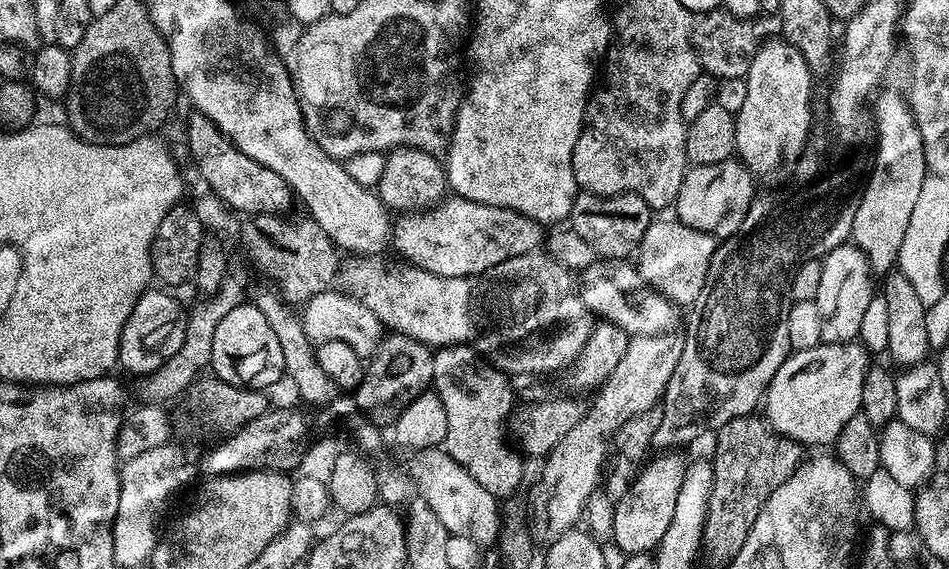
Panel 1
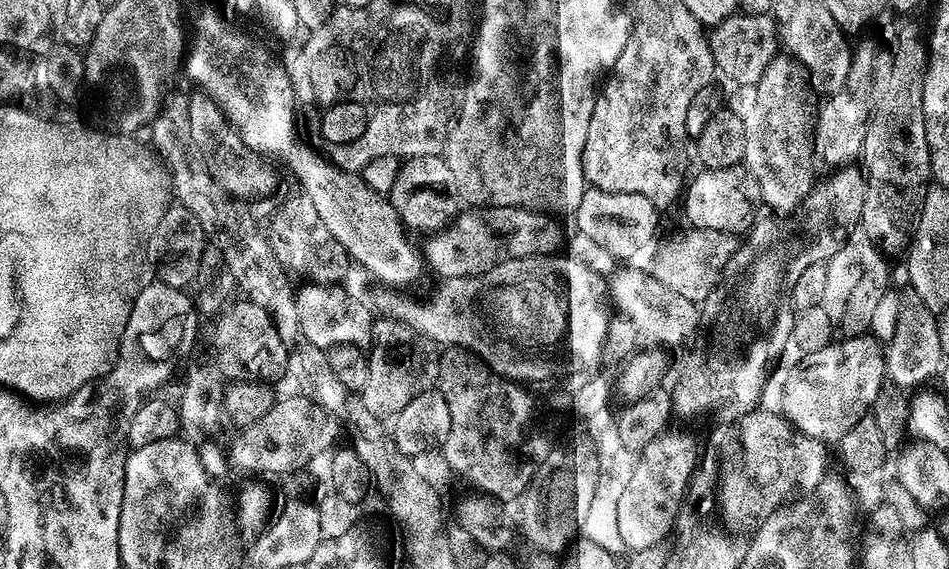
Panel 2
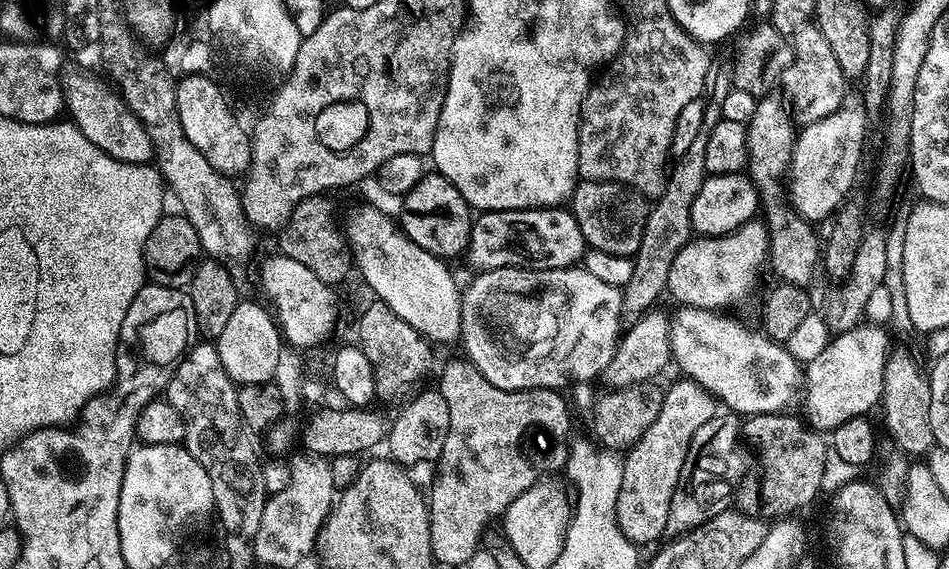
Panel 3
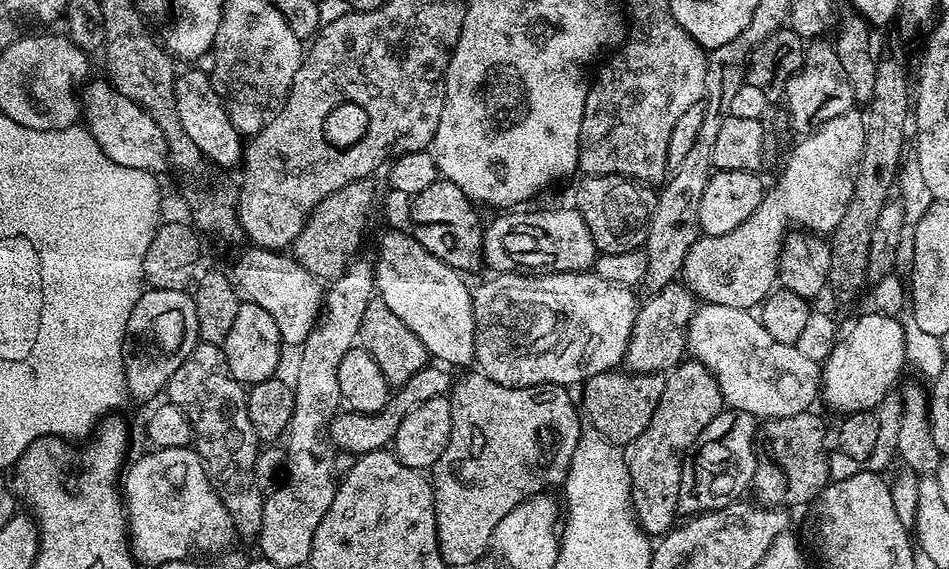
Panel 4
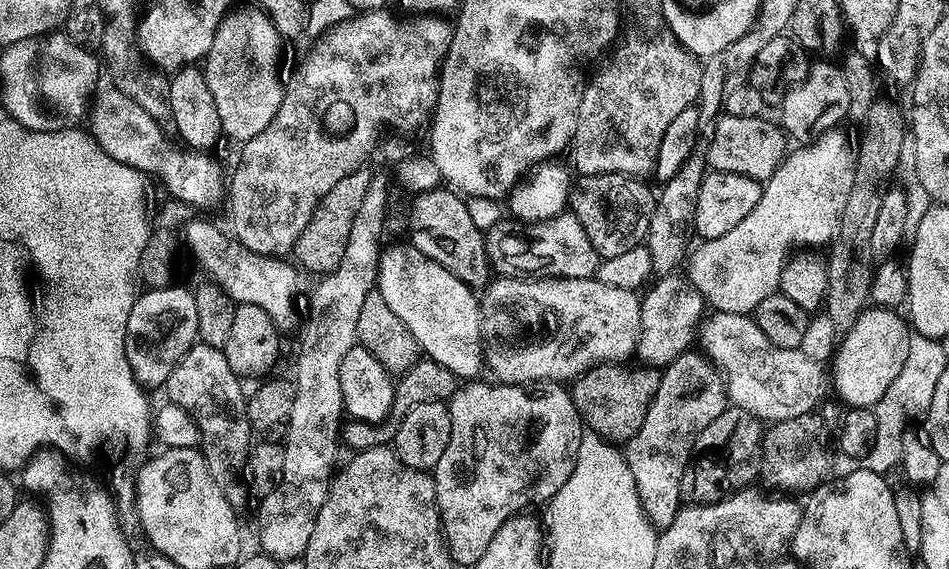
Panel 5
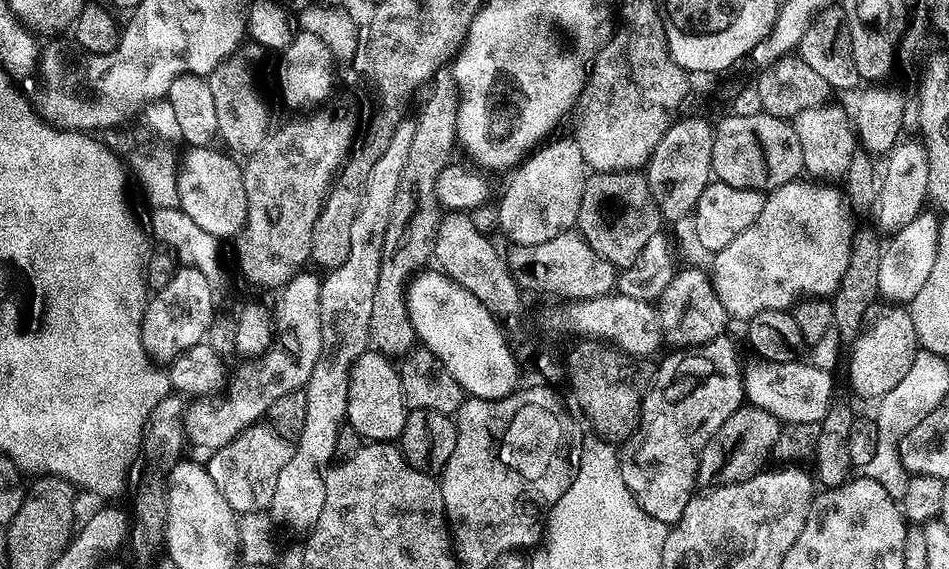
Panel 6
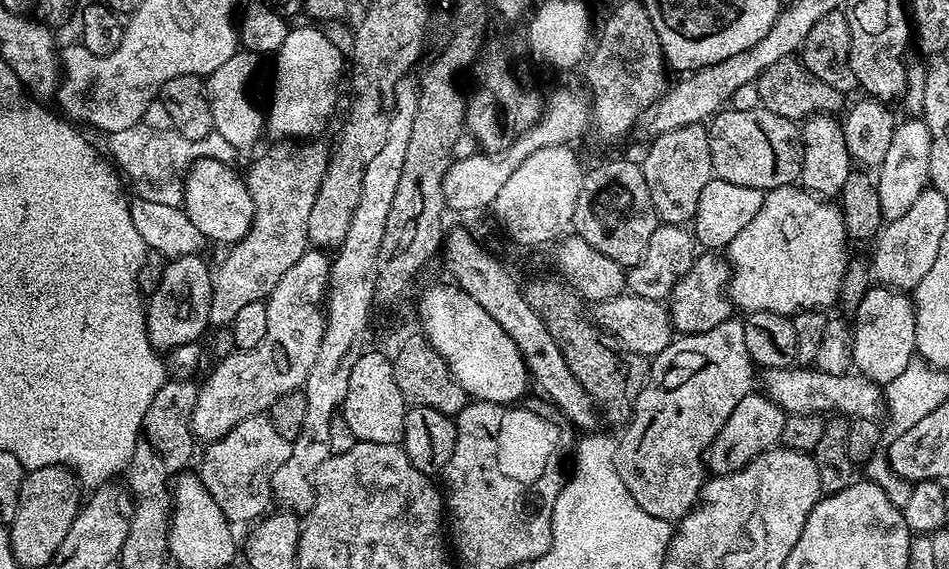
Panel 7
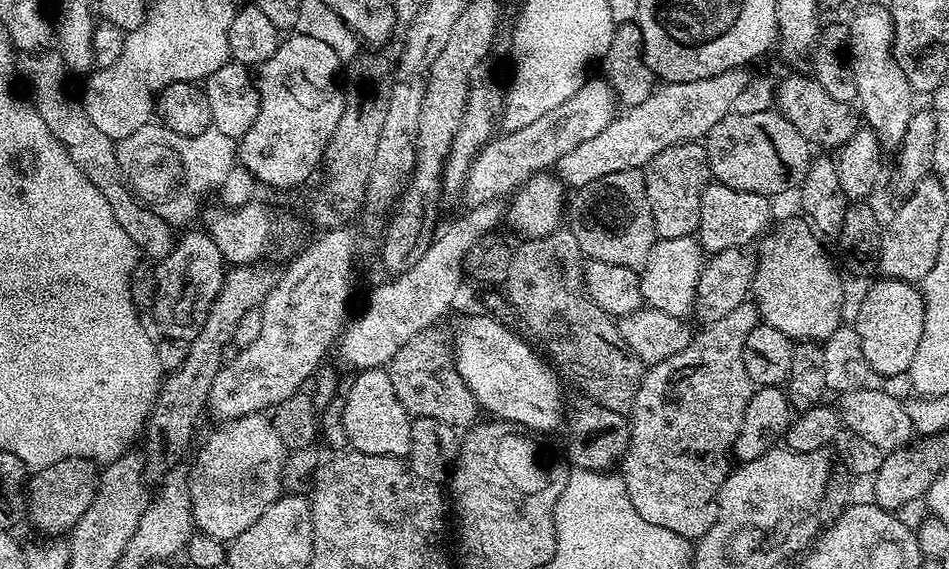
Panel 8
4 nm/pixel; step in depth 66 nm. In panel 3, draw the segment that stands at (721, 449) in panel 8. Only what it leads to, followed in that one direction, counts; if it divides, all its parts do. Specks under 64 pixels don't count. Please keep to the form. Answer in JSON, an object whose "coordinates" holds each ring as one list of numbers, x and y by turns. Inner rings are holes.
{"coordinates":[[680,378,677,384,667,385,662,410,650,430,627,449,622,460,624,477,616,499,616,522,633,544,652,544,665,535,667,511,674,492,681,485,680,475,688,464,688,447,698,426,706,426,706,422,717,415,716,406,718,400,711,392,692,379]]}

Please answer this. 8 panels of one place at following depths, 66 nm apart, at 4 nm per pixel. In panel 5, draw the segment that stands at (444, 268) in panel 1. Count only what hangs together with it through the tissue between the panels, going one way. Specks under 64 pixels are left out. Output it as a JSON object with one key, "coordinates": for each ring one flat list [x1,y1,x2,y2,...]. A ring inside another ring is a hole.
{"coordinates":[[565,210,556,217,551,217,541,223,529,223,525,226,520,222,512,224,496,224,487,229,484,245,488,251,488,262,493,269,497,268,500,276,518,276,521,278,562,278,589,279,595,277,596,267,600,265,601,256,596,253,594,246,590,246,590,238,586,238,586,230,582,230,582,222,573,216,571,211]]}

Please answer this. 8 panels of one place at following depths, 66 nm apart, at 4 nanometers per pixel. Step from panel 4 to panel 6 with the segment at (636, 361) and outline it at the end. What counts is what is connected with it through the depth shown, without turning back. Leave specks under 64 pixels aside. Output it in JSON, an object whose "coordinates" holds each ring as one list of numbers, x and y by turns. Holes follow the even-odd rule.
{"coordinates":[[684,268,673,271,670,282,662,290,655,305,656,321,660,324,660,335,663,343,677,344,684,348,687,344,703,346,714,338,725,335,724,327,730,323,730,317,722,302,718,302,718,294,714,290,709,273,700,268]]}

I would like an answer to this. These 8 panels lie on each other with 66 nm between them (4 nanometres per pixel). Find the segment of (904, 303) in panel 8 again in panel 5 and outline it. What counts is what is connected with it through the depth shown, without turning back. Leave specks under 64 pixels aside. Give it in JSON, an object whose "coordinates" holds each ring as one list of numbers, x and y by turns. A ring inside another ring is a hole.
{"coordinates":[[868,306,854,322,853,328,839,341,834,353,836,392,845,405,856,410,871,409,905,365,912,332,909,321,898,313,886,307]]}

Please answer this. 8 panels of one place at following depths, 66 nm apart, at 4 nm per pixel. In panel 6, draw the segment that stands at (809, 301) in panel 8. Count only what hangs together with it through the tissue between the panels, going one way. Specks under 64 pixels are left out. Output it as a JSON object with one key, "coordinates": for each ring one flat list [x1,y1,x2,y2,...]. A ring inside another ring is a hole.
{"coordinates":[[795,178,780,188,771,189,756,221,711,257,710,279,718,294,718,302,722,302,729,317,736,319,737,316,741,322,747,322,754,314,767,308,791,309,801,294,825,298,833,295,847,270,852,236,844,217,845,193,828,184,831,183]]}

